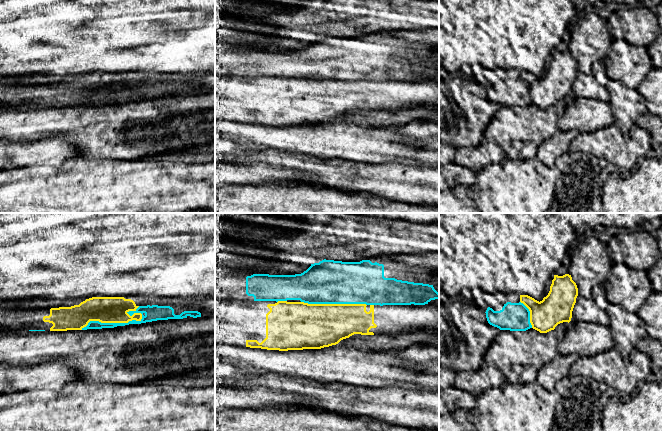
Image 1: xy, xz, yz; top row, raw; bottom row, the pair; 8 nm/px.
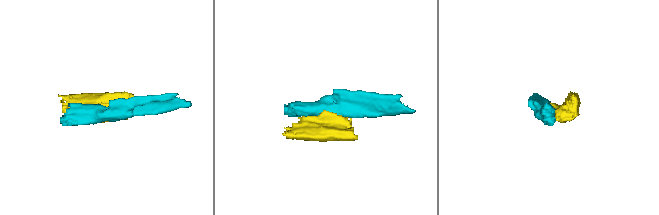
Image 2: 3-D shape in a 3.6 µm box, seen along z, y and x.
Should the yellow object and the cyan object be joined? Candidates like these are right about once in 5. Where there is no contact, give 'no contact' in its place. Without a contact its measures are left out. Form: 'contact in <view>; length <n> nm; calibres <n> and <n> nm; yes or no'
contact in xy; length 500 nm; calibres 200 and 60 nm; no

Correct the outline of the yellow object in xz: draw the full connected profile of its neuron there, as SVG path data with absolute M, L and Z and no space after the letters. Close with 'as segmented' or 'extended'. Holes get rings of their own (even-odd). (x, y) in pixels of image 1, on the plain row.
M215 75L215 119L267 126L321 125L354 110L397 113L439 102L439 83L425 81L308 80Z | extended

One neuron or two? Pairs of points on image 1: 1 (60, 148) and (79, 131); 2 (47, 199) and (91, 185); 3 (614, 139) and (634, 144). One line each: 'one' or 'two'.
1: two
2: one
3: one

